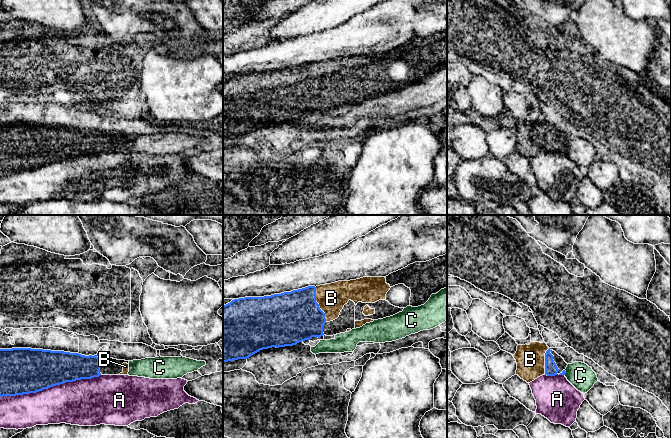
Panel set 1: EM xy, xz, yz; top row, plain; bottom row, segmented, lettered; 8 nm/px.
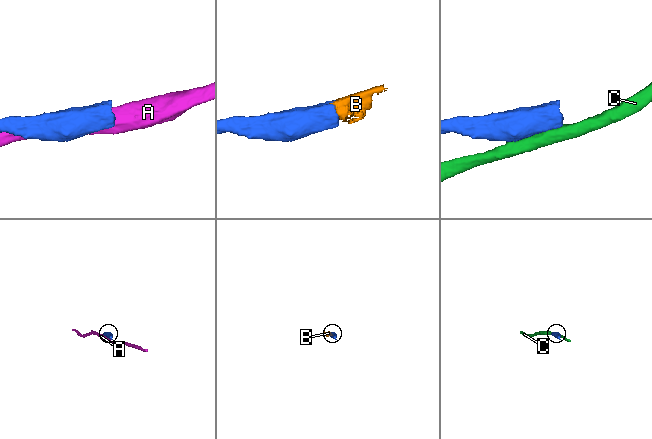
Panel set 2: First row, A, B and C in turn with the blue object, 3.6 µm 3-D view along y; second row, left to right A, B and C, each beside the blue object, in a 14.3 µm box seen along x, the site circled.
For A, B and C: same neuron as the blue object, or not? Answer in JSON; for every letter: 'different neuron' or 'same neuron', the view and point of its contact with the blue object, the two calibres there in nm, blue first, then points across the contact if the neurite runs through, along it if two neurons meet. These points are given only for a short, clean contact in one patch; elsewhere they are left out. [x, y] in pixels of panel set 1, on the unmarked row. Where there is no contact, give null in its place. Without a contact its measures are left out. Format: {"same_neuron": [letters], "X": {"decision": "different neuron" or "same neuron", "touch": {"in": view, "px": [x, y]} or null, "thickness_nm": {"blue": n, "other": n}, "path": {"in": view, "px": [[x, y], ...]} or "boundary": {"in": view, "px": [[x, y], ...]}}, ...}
{"same_neuron": ["B"], "A": {"decision": "different neuron", "touch": {"in": "xy", "px": [50, 162]}, "thickness_nm": {"blue": 360, "other": 340}}, "B": {"decision": "same neuron", "touch": {"in": "xz", "px": [318, 80]}, "thickness_nm": {"blue": 420, "other": 220}, "path": {"in": "xz", "px": [[291, 93], [318, 80], [331, 74]]}}, "C": {"decision": "different neuron", "touch": {"in": "yz", "px": [565, 148]}, "thickness_nm": {"blue": 30, "other": 200}}}

